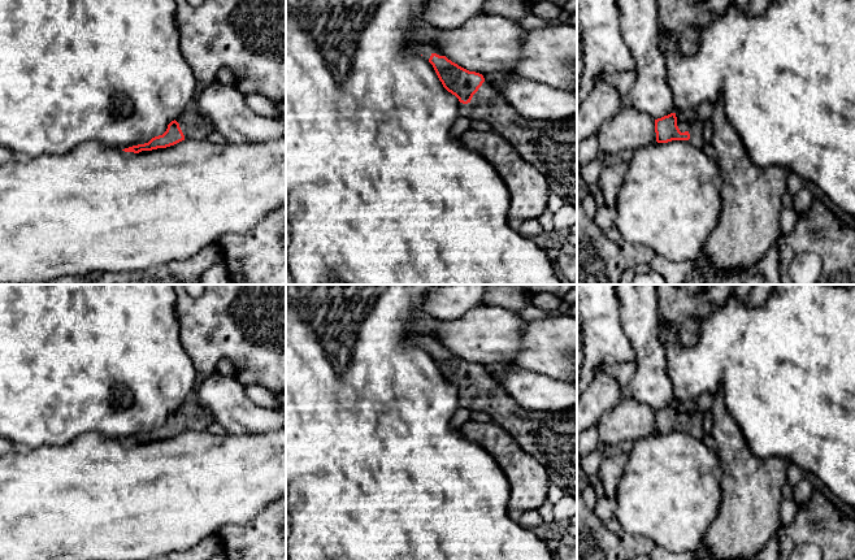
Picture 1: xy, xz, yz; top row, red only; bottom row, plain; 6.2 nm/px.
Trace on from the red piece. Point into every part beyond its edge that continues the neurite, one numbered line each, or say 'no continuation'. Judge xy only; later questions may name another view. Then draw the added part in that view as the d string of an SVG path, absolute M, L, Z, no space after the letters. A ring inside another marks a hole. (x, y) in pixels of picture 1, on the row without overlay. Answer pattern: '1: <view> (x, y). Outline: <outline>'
1: xy (194, 416). Outline: M194 392L183 400L175 412L179 414L185 430L207 431L207 427L214 421Z

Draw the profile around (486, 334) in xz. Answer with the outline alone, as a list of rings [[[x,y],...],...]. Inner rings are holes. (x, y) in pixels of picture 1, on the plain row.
[[[481,305],[460,318],[442,321],[426,334],[438,338],[459,357],[485,366],[515,361],[526,324],[516,311]]]

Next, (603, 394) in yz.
[[[599,372],[577,400],[577,434],[596,427],[603,414],[619,401],[619,383],[607,373]]]

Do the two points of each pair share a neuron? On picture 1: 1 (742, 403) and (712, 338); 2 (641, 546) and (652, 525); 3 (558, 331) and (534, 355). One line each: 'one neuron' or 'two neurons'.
1: one neuron
2: two neurons
3: one neuron

